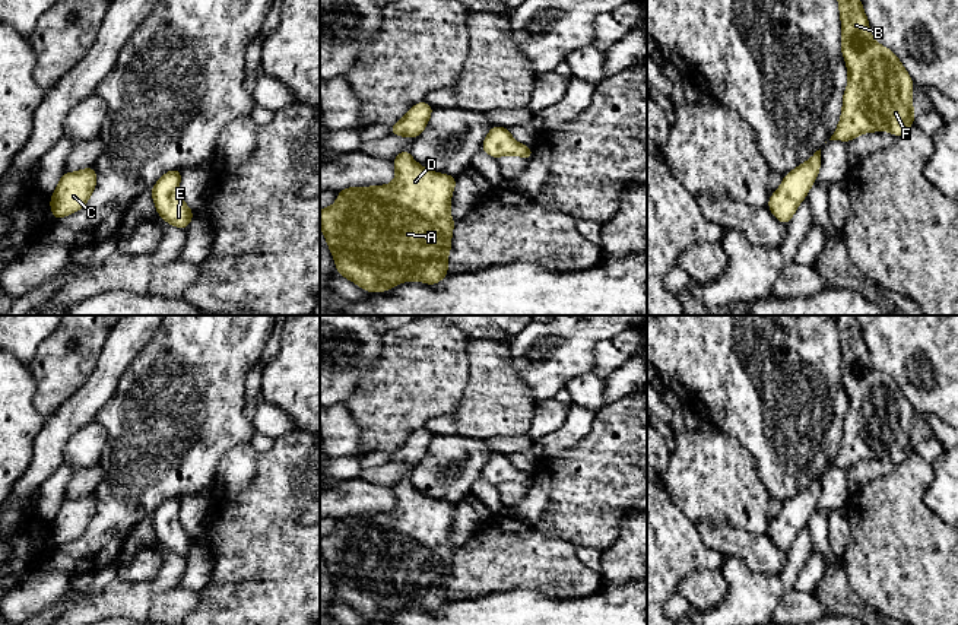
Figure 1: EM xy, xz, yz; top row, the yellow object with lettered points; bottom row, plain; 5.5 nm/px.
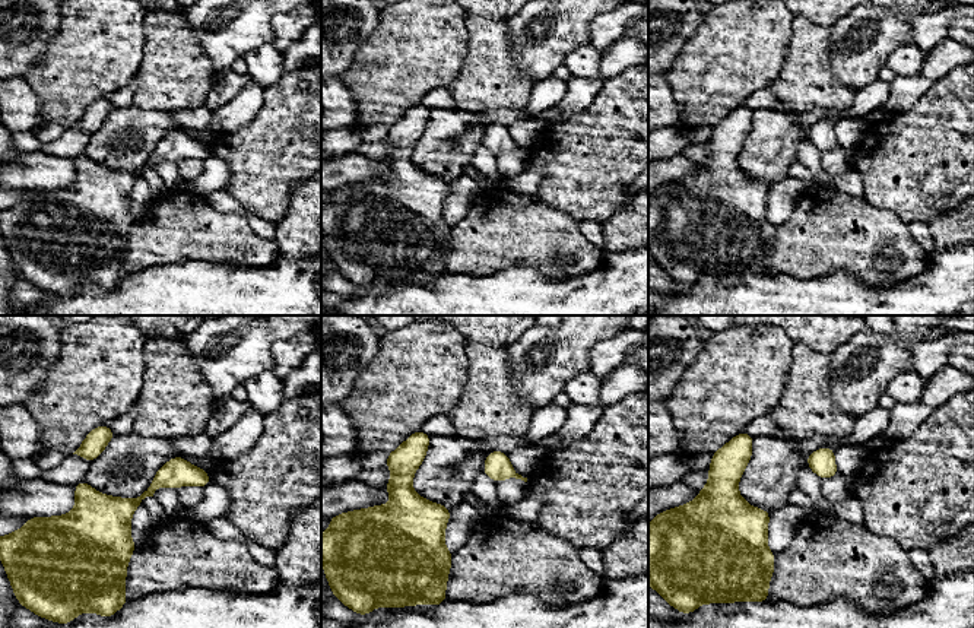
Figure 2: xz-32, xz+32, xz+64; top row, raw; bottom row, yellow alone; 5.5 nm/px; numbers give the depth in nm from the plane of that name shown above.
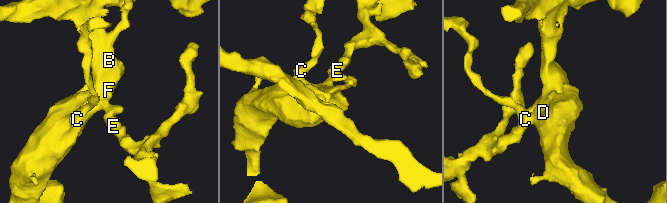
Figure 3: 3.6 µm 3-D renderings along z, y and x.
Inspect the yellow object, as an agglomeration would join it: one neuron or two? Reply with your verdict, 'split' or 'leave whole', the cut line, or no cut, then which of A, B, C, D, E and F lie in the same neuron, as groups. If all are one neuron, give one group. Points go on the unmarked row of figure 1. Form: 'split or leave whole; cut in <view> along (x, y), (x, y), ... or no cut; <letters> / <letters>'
leave whole; no cut; A B C D E F

